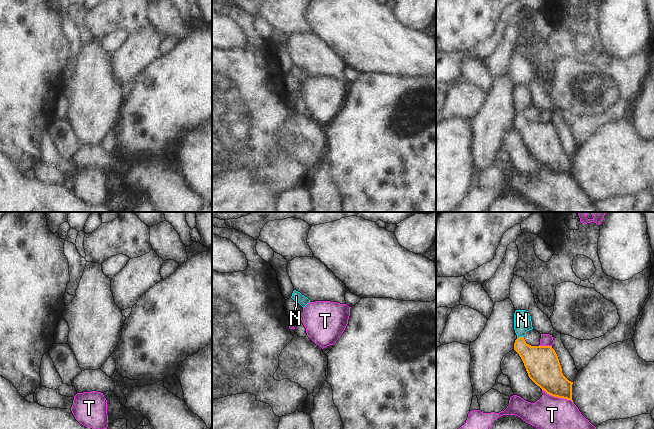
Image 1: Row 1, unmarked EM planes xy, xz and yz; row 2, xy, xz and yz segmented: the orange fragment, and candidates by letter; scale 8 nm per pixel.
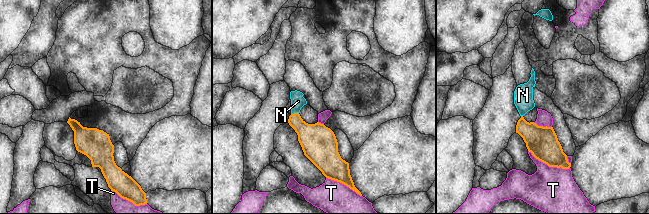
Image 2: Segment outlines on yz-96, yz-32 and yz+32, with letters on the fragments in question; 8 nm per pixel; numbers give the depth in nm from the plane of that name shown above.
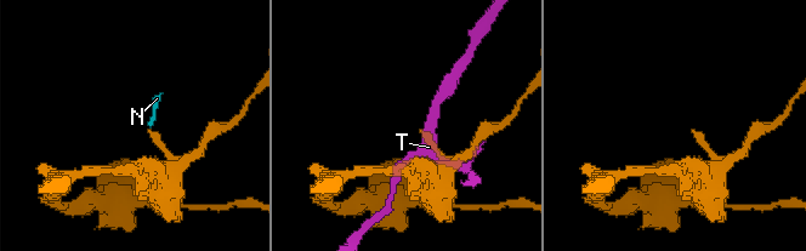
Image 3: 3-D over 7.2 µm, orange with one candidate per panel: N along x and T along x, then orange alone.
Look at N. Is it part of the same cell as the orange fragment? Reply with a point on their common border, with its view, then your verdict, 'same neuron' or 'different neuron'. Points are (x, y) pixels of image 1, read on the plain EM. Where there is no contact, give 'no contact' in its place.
contact yz (520, 113); same neuron

